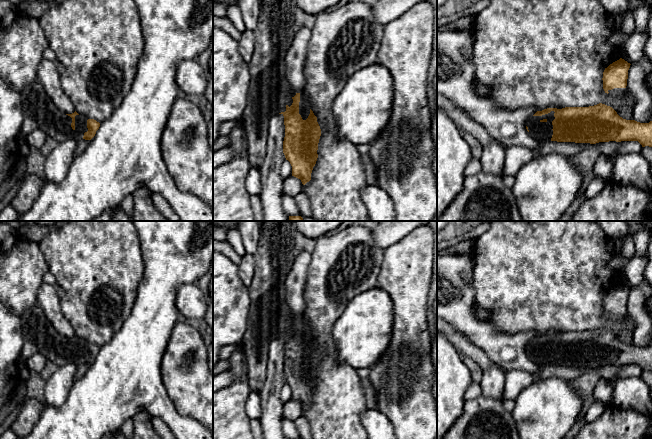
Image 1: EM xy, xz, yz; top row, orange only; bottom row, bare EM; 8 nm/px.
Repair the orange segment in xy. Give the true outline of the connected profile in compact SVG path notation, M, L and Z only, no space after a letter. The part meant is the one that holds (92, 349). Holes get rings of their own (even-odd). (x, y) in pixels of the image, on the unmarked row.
M38 303L25 310L20 315L20 321L24 340L21 356L25 361L34 354L42 354L57 366L67 363L91 364L100 351L99 346L87 343L76 335L62 337Z

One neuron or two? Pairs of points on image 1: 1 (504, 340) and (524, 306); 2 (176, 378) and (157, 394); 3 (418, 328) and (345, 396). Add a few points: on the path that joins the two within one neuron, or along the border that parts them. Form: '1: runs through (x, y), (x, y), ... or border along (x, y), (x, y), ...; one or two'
1: border along (488, 321), (497, 331), (508, 333), (531, 331); two
2: border along (160, 365), (162, 383), (175, 409); two
3: border along (365, 382), (368, 386); two

